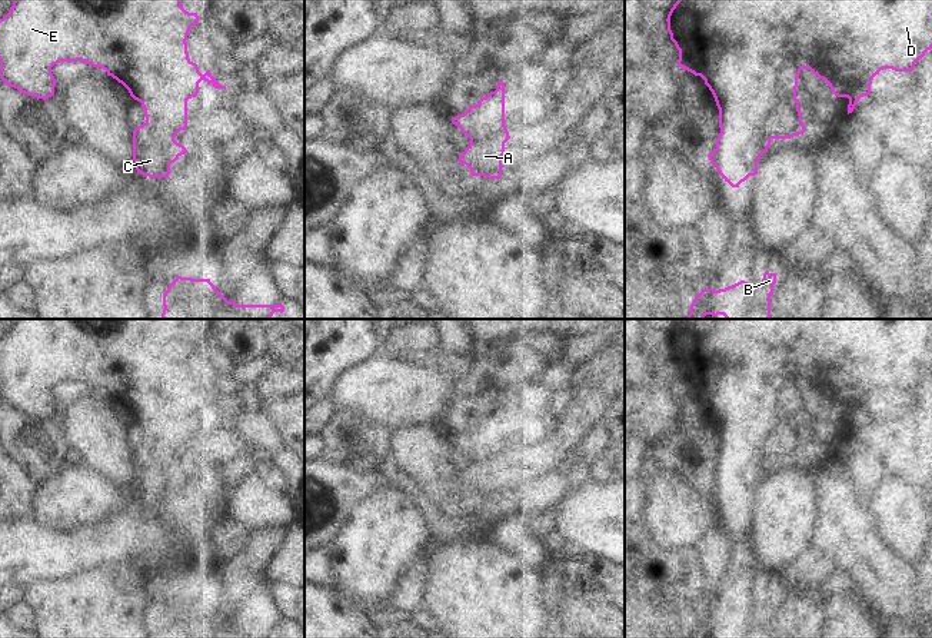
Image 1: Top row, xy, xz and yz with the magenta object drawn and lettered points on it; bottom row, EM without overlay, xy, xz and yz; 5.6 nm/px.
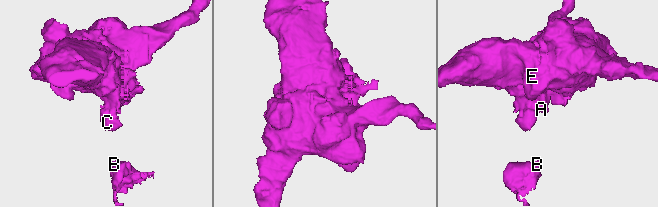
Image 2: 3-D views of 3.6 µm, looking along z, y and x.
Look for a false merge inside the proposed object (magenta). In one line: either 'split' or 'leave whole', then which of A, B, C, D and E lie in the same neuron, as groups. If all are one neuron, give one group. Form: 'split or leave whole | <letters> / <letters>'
leave whole | A B C D E

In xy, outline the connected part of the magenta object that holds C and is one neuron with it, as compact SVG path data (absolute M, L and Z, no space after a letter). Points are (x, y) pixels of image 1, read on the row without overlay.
M14 319L9 333L0 339L0 399L19 412L37 419L54 415L56 399L51 388L60 382L81 381L107 392L122 403L130 416L140 422L146 442L133 451L133 481L137 494L149 498L169 498L170 485L186 468L174 461L187 448L187 421L199 413L199 403L204 401L214 409L226 409L217 403L210 391L199 392L189 379L187 355L197 345L197 333L183 329L180 319Z

